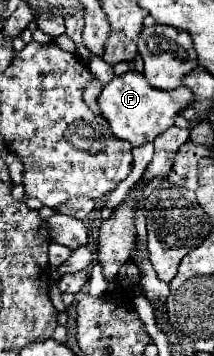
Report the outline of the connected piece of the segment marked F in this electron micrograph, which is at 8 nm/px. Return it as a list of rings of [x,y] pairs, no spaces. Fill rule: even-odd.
[[[128,71],[124,75],[116,75],[100,93],[98,107],[102,115],[108,119],[112,133],[118,139],[130,141],[134,147],[146,141],[154,141],[156,135],[172,127],[172,119],[194,99],[188,87],[176,87],[172,91],[156,91],[156,87],[148,87],[144,73]]]

